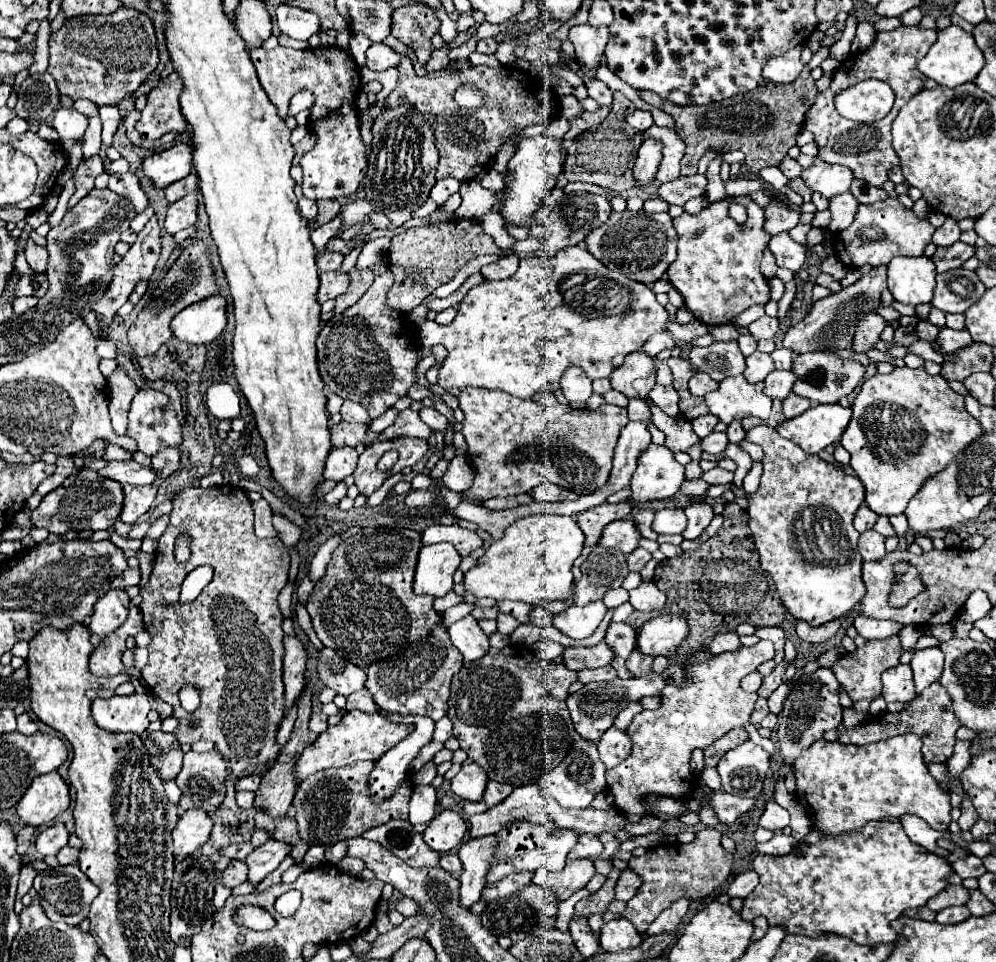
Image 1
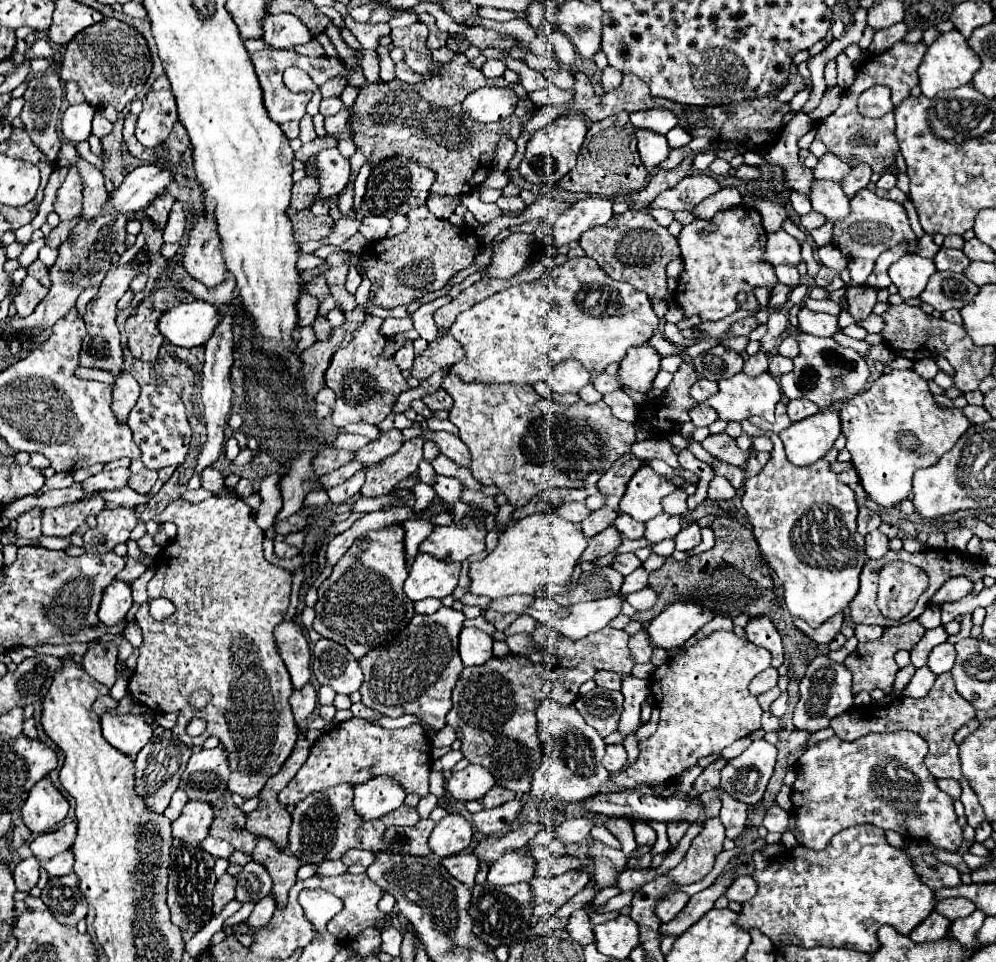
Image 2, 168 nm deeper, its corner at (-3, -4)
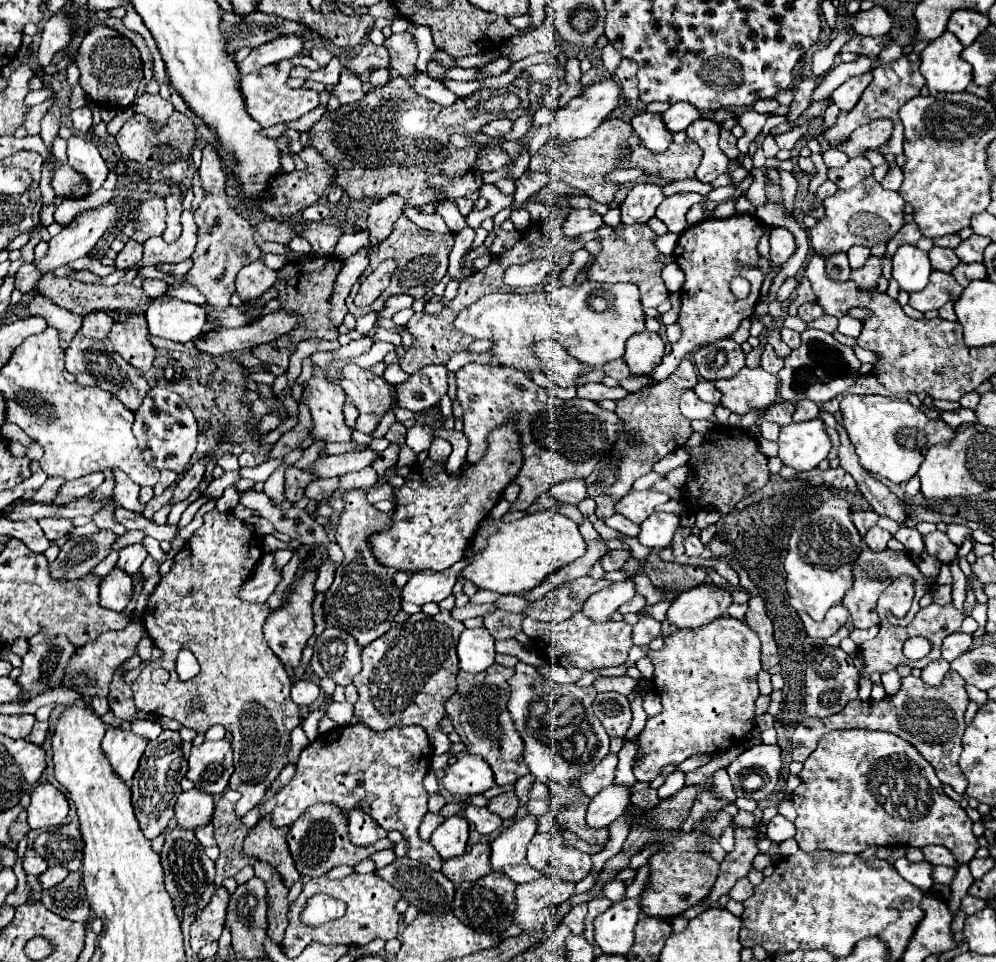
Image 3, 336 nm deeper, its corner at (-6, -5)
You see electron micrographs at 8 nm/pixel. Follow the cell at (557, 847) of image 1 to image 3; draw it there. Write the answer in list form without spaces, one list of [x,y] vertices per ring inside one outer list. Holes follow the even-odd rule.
[[[612,784],[604,790],[600,790],[592,802],[588,804],[588,826],[590,828],[608,828],[618,816],[624,814],[626,806],[630,804],[632,790],[630,786],[618,786]]]

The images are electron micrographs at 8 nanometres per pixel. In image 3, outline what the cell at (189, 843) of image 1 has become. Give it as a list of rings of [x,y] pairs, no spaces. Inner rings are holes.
[[[200,788],[186,790],[178,796],[178,800],[174,804],[174,812],[176,812],[176,820],[178,820],[180,828],[196,830],[198,826],[204,826],[212,820],[214,798],[212,798],[212,794],[200,790]]]

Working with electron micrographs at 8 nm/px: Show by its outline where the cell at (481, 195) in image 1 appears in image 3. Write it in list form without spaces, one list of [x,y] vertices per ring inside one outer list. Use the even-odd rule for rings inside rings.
[[[516,210],[516,212],[510,214],[510,220],[514,222],[516,230],[522,232],[522,230],[526,230],[528,224],[530,224],[530,214],[528,214],[528,210]]]

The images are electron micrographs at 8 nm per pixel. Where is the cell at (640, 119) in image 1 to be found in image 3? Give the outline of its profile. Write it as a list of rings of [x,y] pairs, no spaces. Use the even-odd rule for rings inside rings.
[[[678,102],[678,104],[672,104],[664,114],[664,124],[666,128],[674,134],[674,132],[682,132],[686,130],[692,122],[696,122],[698,118],[702,116],[702,112],[698,108],[694,108],[692,104],[688,102]]]

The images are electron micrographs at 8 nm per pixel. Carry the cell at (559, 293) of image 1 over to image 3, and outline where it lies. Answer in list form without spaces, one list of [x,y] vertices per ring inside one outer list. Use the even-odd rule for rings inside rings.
[[[584,280],[582,284],[572,284],[568,288],[558,288],[554,292],[508,292],[508,294],[488,294],[456,316],[456,328],[474,338],[494,340],[492,364],[512,366],[524,372],[542,370],[532,356],[532,346],[540,340],[558,340],[572,358],[590,368],[602,368],[606,362],[624,356],[626,340],[644,330],[644,310],[640,304],[640,294],[634,284],[596,284]],[[604,298],[606,308],[594,310],[592,300]]]

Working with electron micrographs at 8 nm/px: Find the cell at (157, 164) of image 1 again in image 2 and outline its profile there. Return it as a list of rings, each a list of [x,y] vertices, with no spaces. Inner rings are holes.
[[[145,163],[133,169],[125,181],[109,195],[107,211],[133,213],[139,209],[147,209],[149,203],[169,187],[175,175],[169,169]]]

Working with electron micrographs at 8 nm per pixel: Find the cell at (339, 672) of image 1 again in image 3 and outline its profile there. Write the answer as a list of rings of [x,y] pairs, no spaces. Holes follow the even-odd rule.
[[[326,628],[314,642],[310,666],[316,676],[332,678],[340,686],[348,686],[362,668],[360,646],[342,628]]]

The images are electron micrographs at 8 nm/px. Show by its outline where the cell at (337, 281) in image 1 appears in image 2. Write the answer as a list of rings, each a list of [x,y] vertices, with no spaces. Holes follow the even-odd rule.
[[[303,291],[301,295],[301,303],[297,303],[297,311],[299,311],[299,317],[301,317],[301,327],[303,325],[311,325],[317,317],[317,311],[319,311],[319,299],[315,295],[311,295],[309,291]]]

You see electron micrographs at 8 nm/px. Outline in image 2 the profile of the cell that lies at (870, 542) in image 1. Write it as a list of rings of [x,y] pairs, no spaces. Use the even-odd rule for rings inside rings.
[[[873,531],[865,537],[865,553],[869,559],[881,559],[889,551],[889,539],[881,531]]]

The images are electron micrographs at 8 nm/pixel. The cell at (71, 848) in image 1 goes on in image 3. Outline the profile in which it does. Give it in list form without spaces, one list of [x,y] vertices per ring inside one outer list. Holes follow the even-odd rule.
[[[52,866],[52,868],[48,868],[44,874],[40,874],[40,876],[38,876],[38,882],[40,882],[42,890],[48,890],[48,888],[52,888],[52,886],[60,884],[66,876],[68,876],[68,870],[66,870],[66,868]]]

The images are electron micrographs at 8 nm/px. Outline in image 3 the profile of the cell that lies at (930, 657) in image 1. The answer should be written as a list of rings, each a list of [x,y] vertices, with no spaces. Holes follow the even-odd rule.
[[[954,632],[954,634],[946,636],[944,642],[942,642],[942,658],[948,660],[948,662],[952,662],[956,656],[968,652],[972,644],[974,644],[974,636],[972,634]]]

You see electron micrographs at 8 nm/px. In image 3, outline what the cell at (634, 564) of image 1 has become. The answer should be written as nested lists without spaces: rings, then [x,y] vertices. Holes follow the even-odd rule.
[[[608,550],[602,558],[600,558],[600,564],[604,570],[612,572],[612,570],[620,570],[622,564],[628,560],[628,552],[626,550]]]

